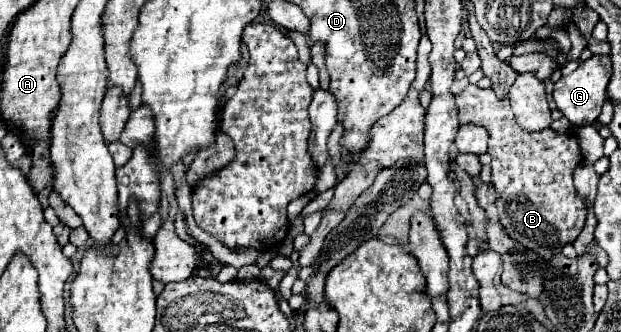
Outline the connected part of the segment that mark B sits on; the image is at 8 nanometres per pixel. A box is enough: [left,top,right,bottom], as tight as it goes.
[455,85,587,257]

